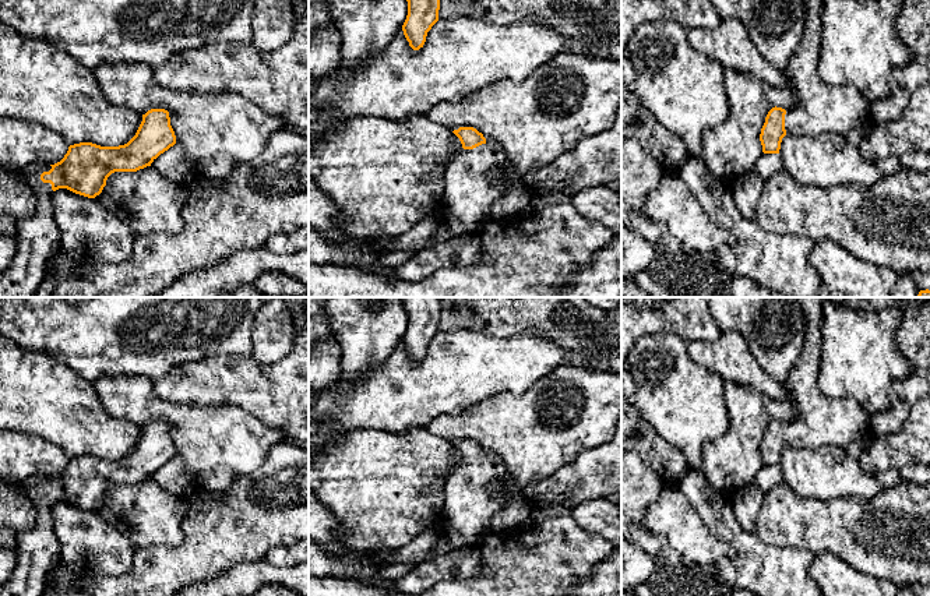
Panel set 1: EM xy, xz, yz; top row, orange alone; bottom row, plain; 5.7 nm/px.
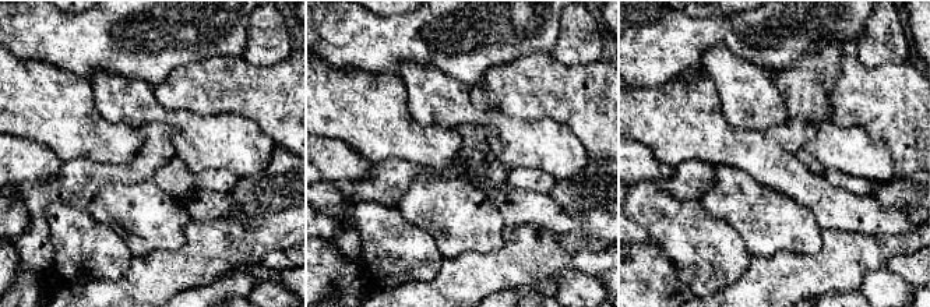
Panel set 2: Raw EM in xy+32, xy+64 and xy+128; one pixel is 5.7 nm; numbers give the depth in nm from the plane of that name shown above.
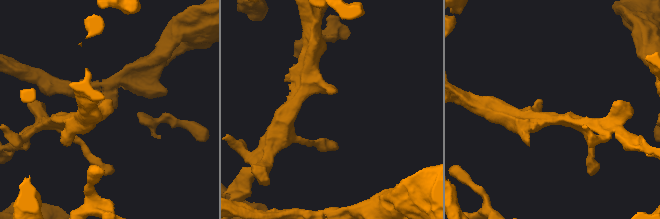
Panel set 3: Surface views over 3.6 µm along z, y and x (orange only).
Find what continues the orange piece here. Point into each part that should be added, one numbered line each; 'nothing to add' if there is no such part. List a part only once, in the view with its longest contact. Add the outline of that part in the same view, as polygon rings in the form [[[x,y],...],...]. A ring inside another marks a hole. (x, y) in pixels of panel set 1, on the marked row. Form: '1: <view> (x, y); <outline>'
1: xy (38, 237); [[[35,163],[21,170],[36,197],[36,209],[31,216],[18,219],[17,253],[13,264],[0,275],[0,297],[34,297],[49,261],[60,248],[52,184],[40,180],[40,174],[50,169],[50,165]]]
2: xz (475, 179); [[[492,144],[464,149],[454,156],[444,174],[444,215],[457,218],[471,233],[478,233],[492,218],[492,205],[522,179],[507,156]]]

